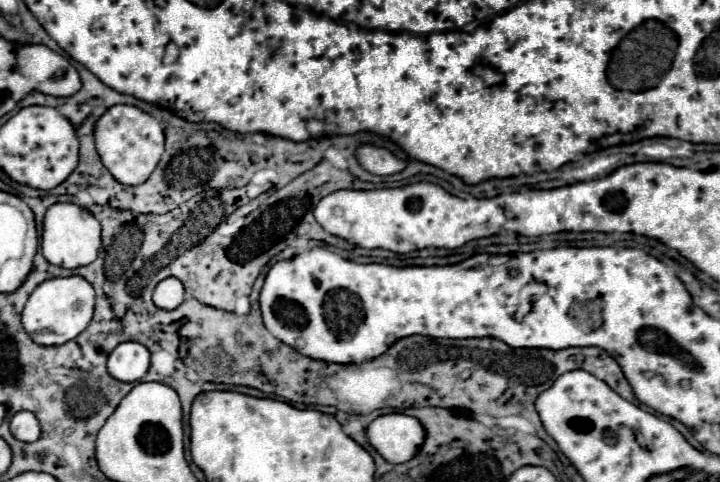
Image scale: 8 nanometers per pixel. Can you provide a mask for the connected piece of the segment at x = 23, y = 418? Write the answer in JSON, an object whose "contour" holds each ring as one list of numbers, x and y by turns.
{"contour":[[18,412,10,420,10,432,20,442,34,442,40,438,40,424,32,412]]}

